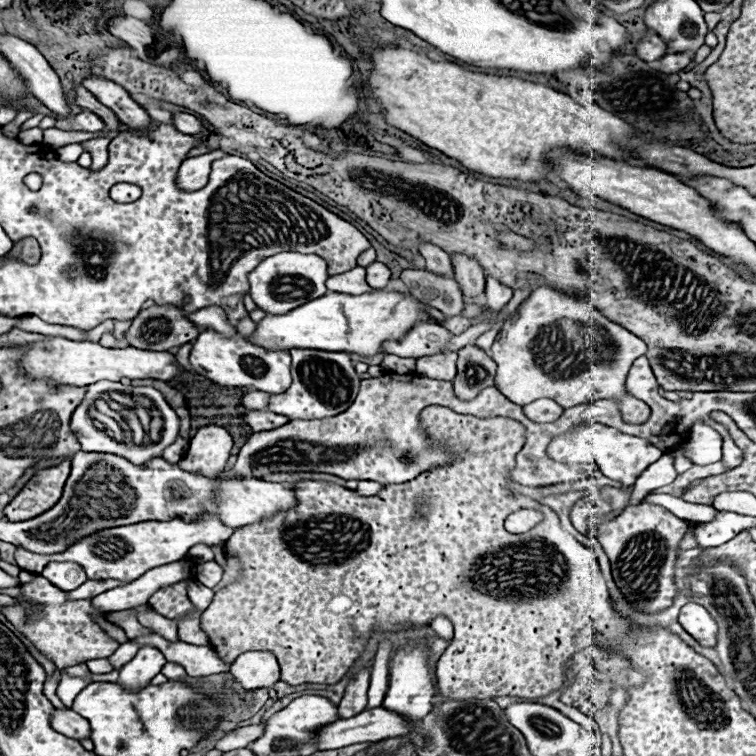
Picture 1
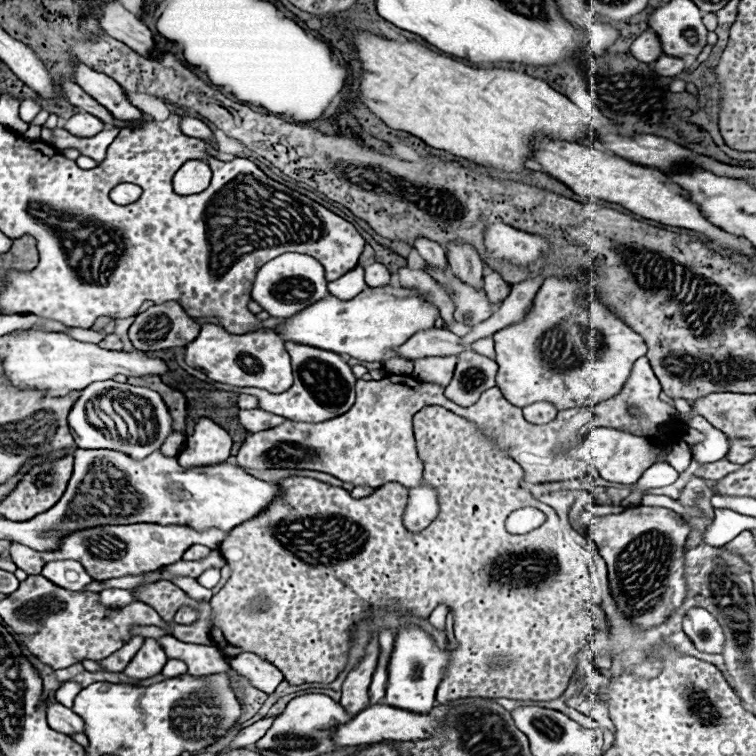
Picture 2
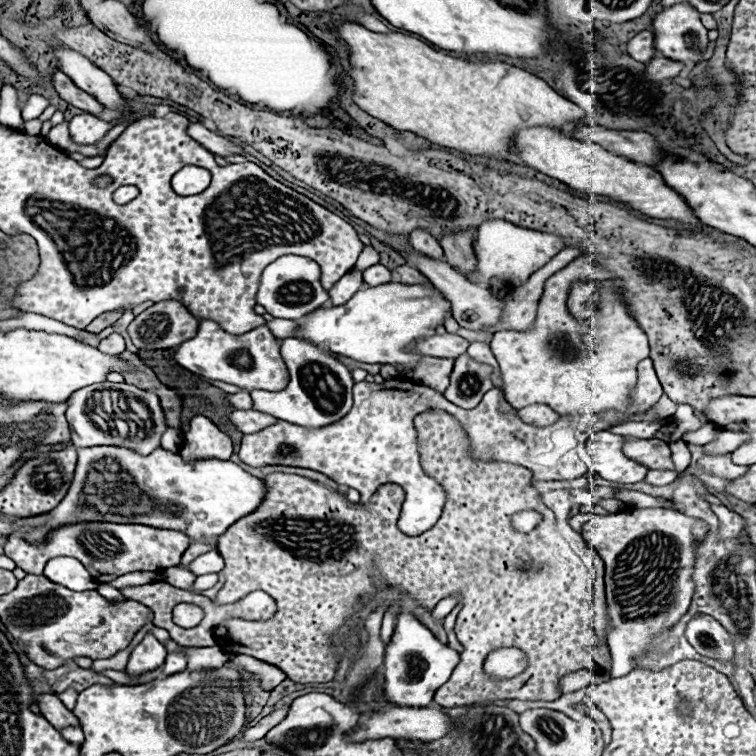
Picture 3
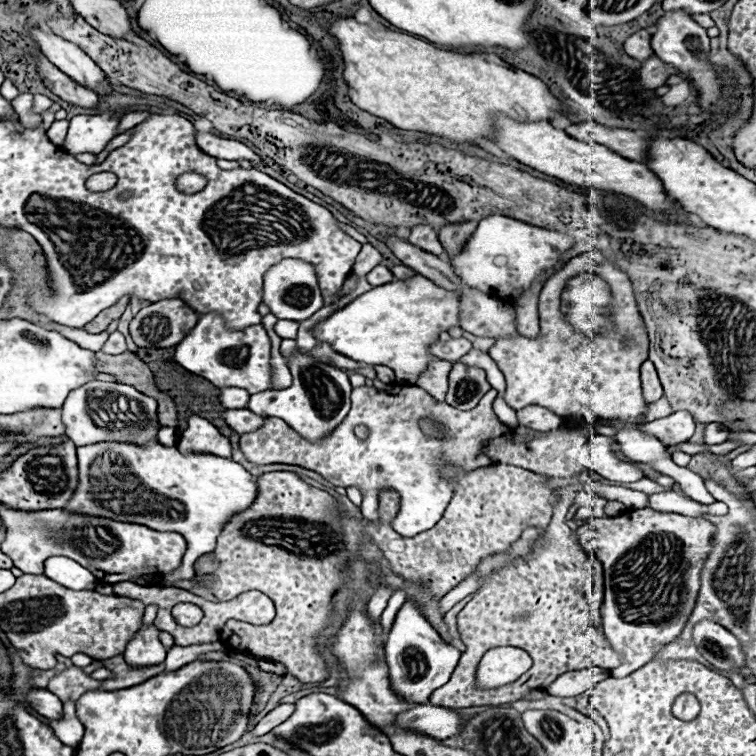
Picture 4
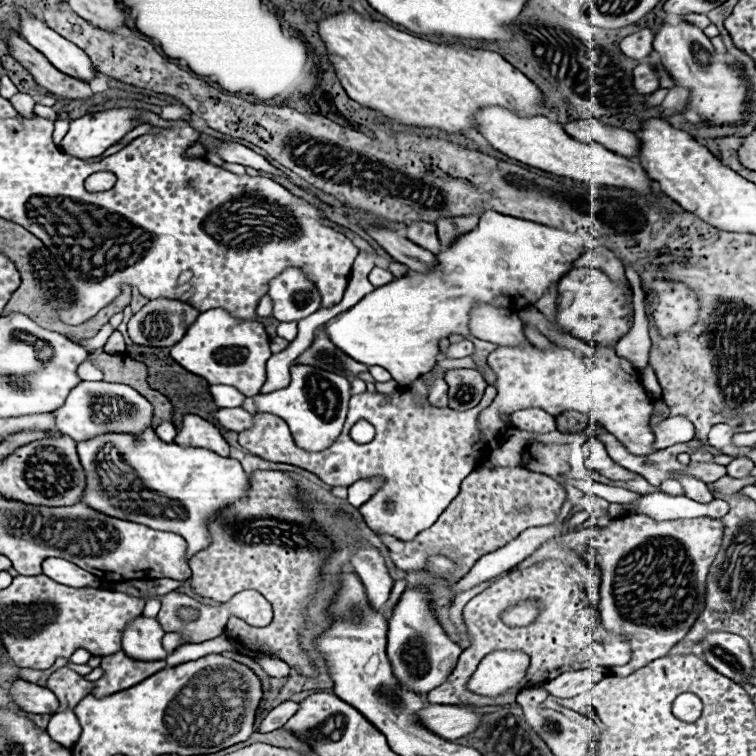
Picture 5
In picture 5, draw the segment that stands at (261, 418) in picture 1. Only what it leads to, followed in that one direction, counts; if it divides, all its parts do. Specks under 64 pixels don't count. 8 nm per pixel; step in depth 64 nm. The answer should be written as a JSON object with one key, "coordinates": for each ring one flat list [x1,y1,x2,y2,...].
{"coordinates":[[220,408,218,412,214,412,214,418,226,430,232,430,232,432,242,432,254,426,254,416,244,408]]}

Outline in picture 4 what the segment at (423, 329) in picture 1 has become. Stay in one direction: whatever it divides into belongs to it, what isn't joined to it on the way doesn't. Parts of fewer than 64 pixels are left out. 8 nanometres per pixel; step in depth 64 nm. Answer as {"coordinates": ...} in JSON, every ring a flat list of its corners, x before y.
{"coordinates":[[450,338,446,342,438,342,430,346,432,356,440,360,450,360,450,362,456,362,458,358,468,354,468,350,470,350,470,340,466,338]]}

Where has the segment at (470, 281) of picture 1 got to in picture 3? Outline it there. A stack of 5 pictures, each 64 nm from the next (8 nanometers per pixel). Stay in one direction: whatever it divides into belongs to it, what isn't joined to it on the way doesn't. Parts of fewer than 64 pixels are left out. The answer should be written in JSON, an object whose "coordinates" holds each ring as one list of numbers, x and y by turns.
{"coordinates":[[458,232,454,236,444,236,440,240,444,254,446,254,446,262,456,268,460,274,472,274,476,270,476,254,474,254,474,246,472,246,472,232]]}

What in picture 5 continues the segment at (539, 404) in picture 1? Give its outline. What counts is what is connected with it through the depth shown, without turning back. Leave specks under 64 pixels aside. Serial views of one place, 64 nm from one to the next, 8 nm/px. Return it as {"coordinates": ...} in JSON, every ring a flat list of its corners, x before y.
{"coordinates":[[524,408,524,410,512,412,510,422,520,430,530,430,530,432,556,430,556,418,542,408]]}

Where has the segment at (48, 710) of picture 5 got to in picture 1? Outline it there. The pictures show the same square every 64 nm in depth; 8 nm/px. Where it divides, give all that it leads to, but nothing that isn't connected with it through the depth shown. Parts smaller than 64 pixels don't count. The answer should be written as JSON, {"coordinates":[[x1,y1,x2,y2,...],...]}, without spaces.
{"coordinates":[[70,708,66,710,56,710,52,716,52,728,62,732,68,738,90,738,90,724,86,718,78,716,76,712,72,712]]}

